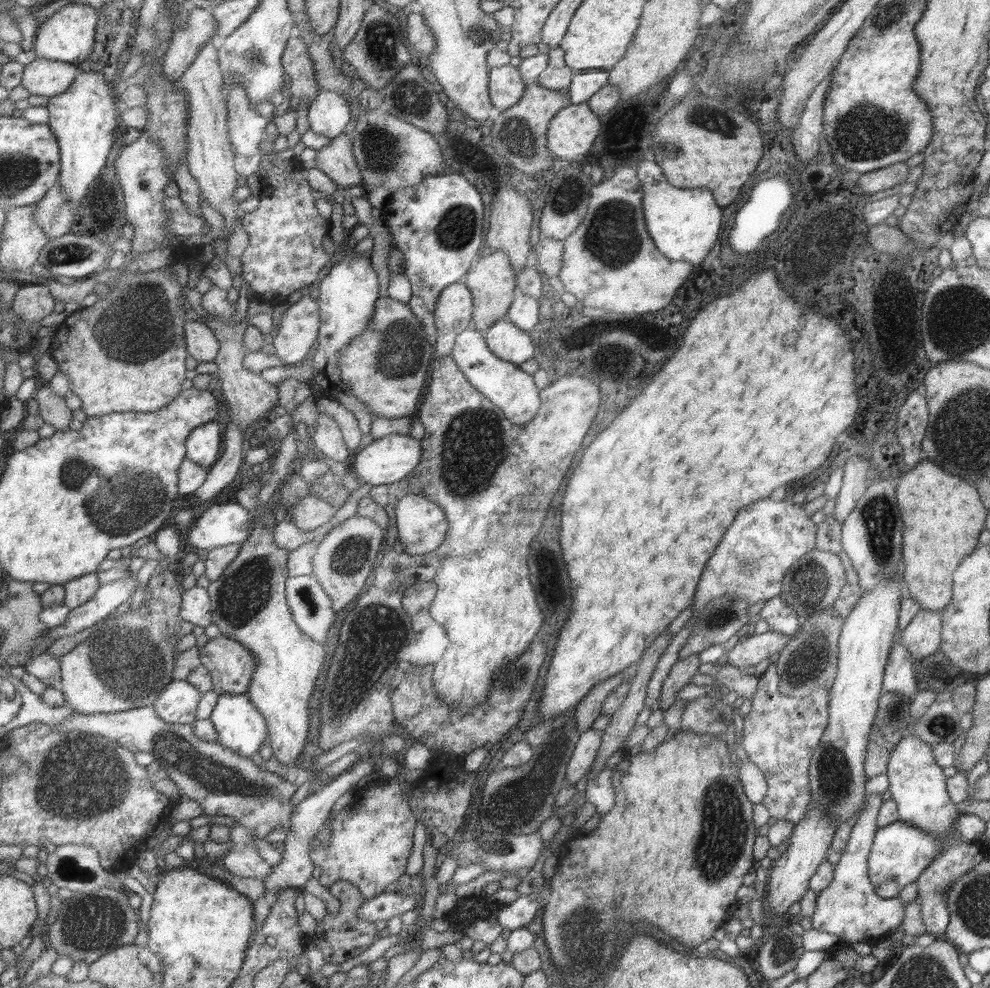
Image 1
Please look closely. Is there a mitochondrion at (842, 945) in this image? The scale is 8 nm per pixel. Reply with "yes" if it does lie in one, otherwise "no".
no

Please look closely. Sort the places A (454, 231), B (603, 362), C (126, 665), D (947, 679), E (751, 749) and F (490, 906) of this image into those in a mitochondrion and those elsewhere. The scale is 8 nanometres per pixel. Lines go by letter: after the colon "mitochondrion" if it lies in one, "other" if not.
A: mitochondrion
B: other
C: mitochondrion
D: other
E: other
F: other

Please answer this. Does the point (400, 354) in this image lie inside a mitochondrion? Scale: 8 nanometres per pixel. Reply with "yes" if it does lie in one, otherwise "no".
yes

